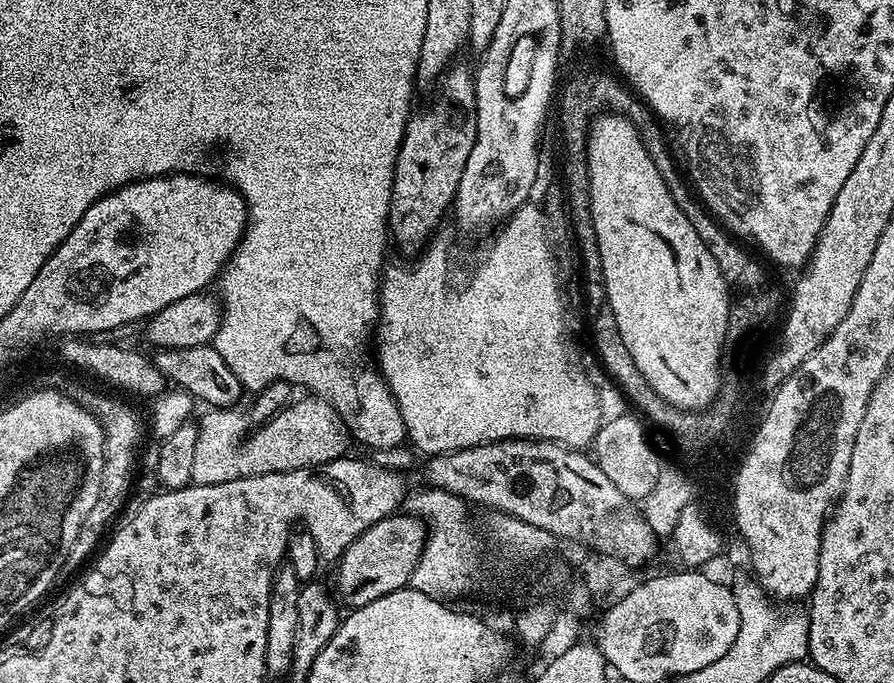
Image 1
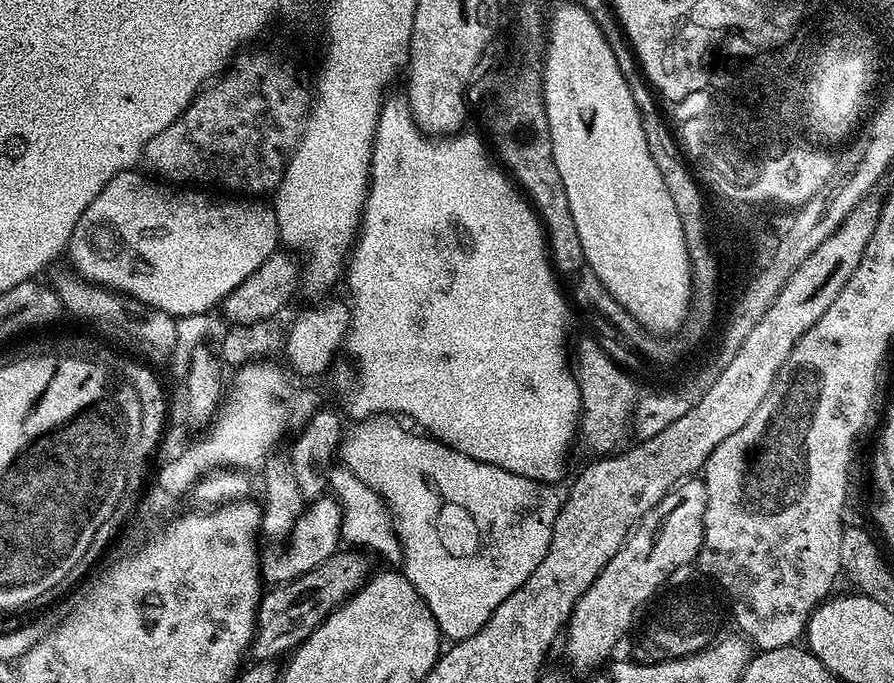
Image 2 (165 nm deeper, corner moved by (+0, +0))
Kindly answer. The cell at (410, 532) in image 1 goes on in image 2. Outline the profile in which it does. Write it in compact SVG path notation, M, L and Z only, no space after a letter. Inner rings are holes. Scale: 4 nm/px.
M338 550L329 560L302 574L298 579L288 584L269 587L261 595L260 609L256 611L256 632L252 635L251 655L256 655L257 661L275 661L276 656L283 657L299 648L301 642L335 608L339 608L366 583L370 575L367 558L369 559L360 550Z

